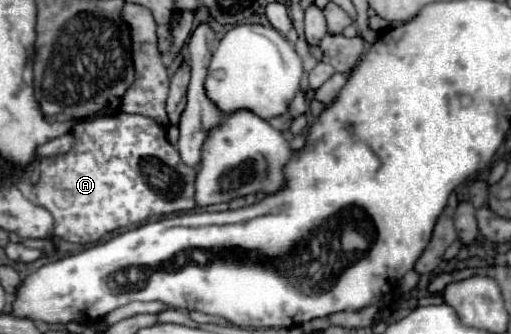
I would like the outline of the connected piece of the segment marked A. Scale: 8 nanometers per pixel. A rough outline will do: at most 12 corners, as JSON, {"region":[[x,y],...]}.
{"region":[[115,113],[41,159],[29,201],[95,243],[195,207],[165,129]]}

